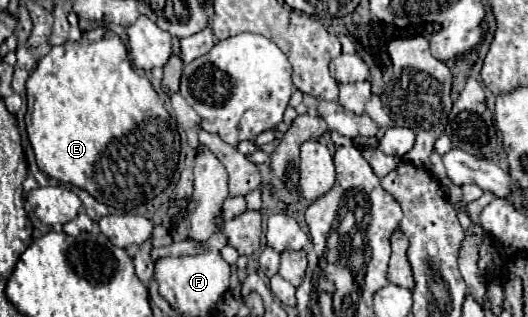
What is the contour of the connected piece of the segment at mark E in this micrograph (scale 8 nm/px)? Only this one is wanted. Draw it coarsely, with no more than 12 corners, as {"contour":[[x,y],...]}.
{"contour":[[91,28],[27,78],[37,166],[129,212],[179,134],[123,40]]}

